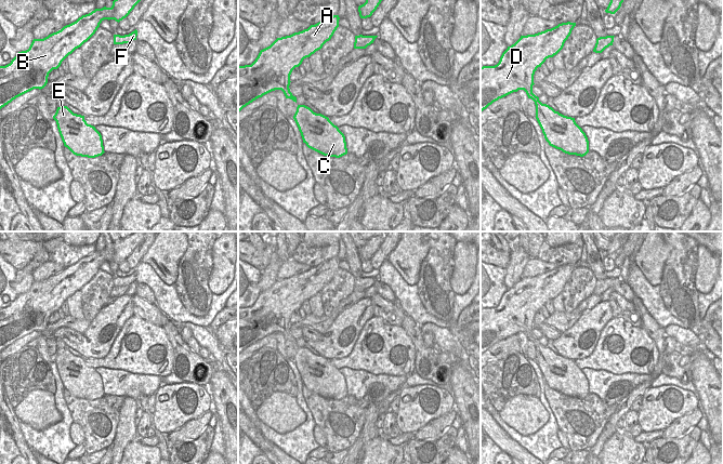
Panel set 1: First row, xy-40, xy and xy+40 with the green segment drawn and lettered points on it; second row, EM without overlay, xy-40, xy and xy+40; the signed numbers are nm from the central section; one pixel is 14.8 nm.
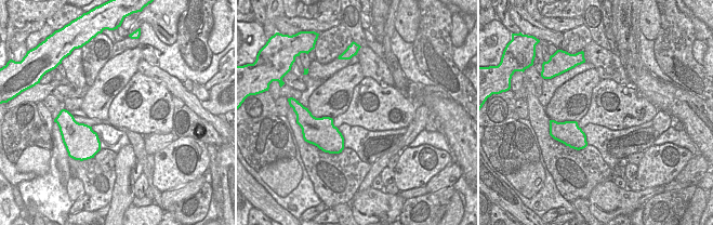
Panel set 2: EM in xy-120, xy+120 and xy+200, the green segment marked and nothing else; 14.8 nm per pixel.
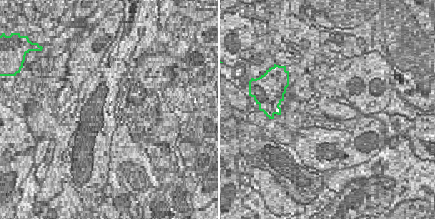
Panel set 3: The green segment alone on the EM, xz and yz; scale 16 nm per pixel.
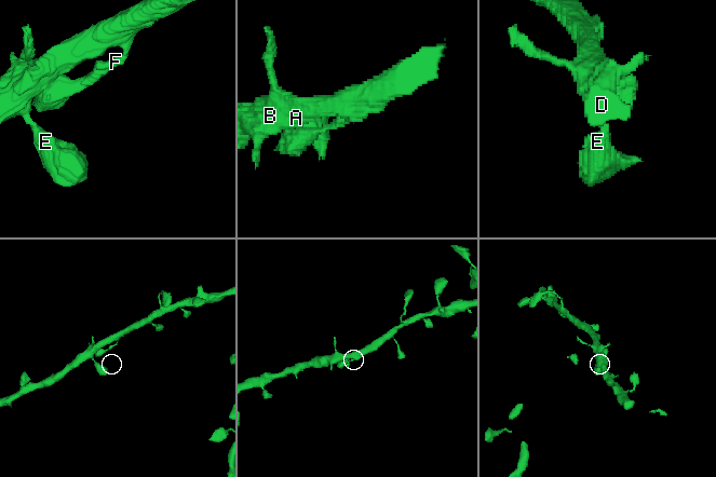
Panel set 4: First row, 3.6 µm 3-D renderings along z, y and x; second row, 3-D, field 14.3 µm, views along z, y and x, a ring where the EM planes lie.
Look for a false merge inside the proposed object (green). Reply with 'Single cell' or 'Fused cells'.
Single cell.

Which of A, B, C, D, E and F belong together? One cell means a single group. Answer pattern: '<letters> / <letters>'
A B C D E F

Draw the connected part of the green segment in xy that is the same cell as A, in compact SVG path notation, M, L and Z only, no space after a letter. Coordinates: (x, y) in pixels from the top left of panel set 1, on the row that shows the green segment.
M333 15L307 29L277 38L260 51L251 65L238 66L238 111L275 90L281 90L286 98L297 103L289 89L292 70L331 39L339 19L339 15Z

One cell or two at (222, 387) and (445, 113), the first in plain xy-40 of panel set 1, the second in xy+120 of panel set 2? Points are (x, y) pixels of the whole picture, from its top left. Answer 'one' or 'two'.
one

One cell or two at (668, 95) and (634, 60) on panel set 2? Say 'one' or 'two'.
one

